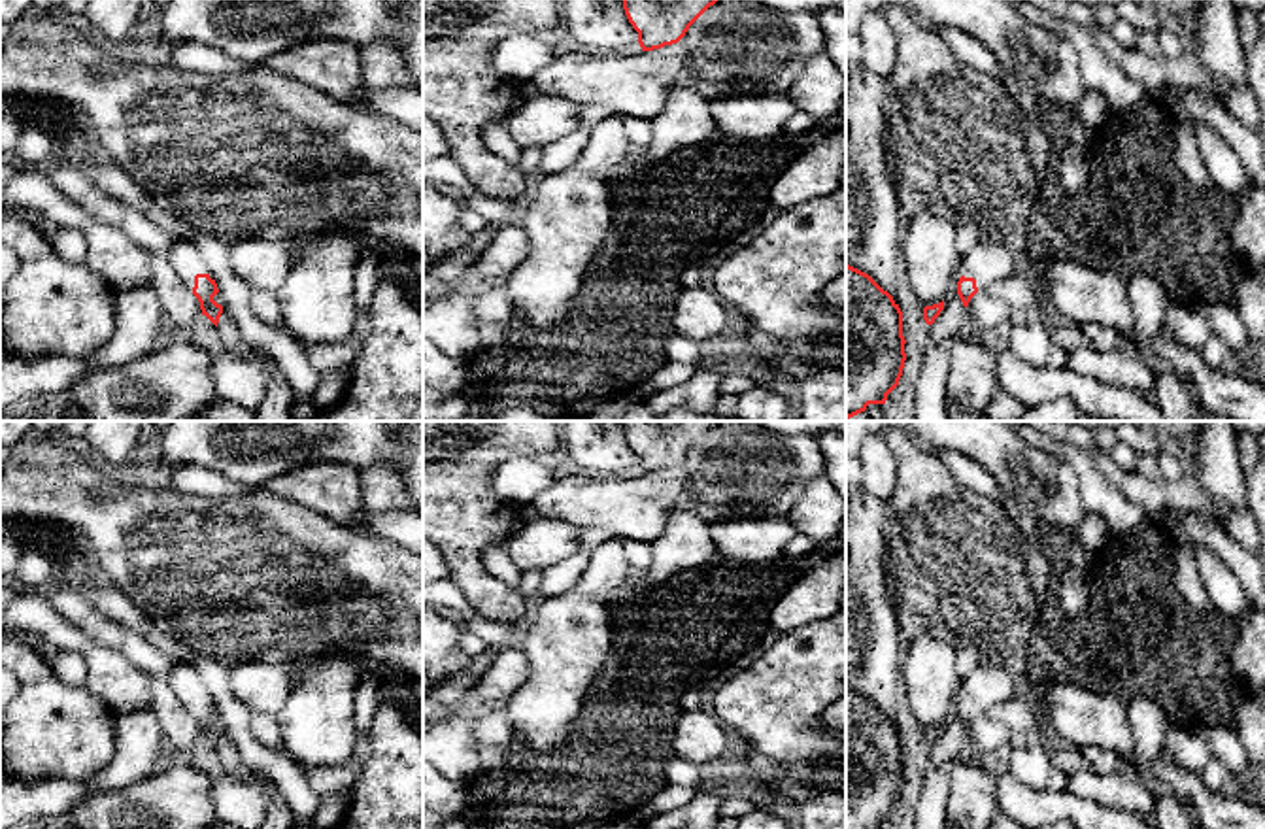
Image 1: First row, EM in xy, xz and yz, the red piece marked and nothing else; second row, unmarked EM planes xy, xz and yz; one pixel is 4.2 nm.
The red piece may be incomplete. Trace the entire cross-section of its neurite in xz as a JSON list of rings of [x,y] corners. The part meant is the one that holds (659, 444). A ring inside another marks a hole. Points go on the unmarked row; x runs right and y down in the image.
[[[621,421],[642,474],[678,466],[719,421]]]

